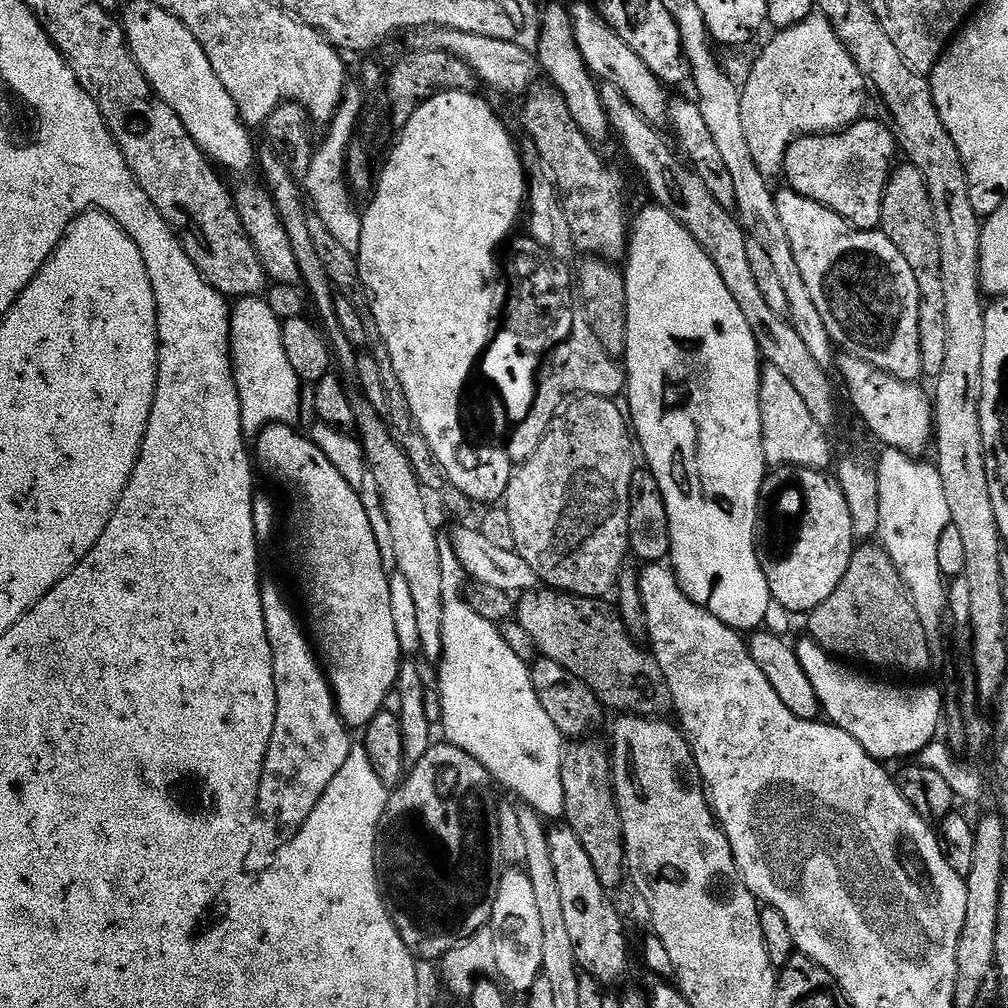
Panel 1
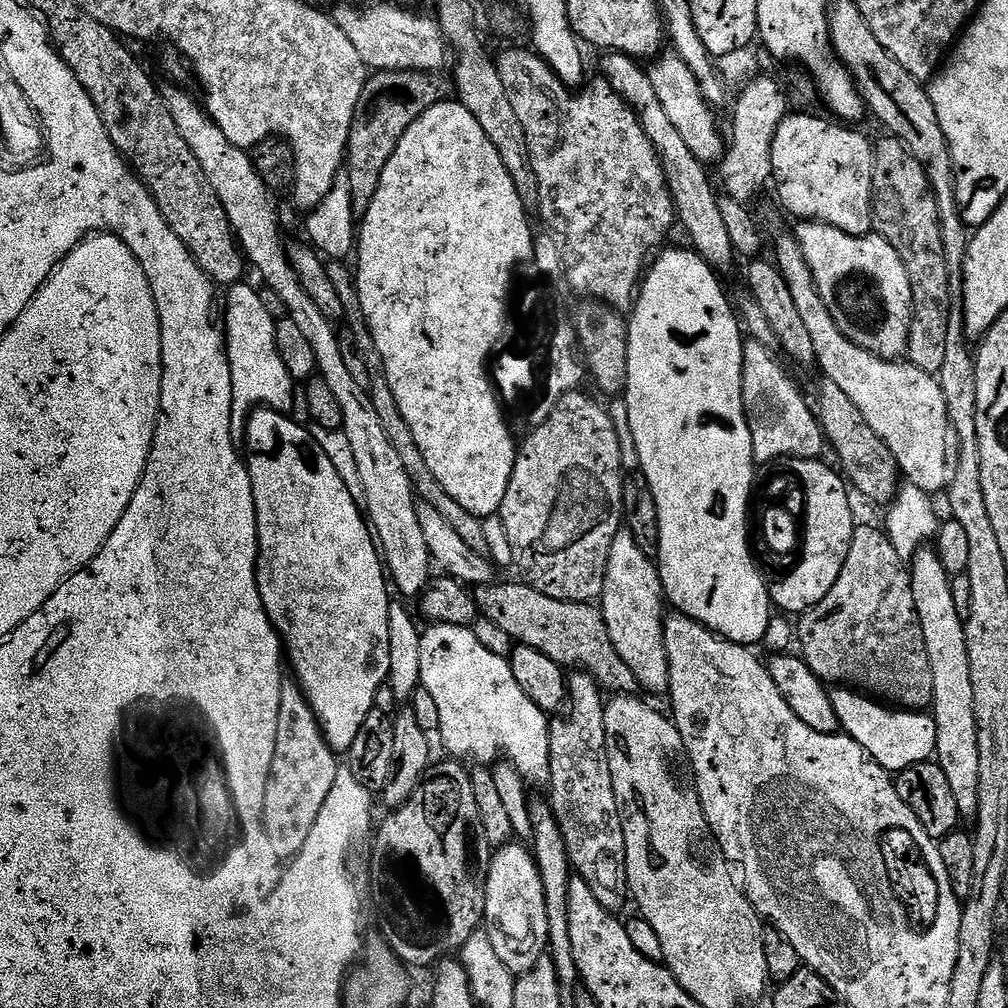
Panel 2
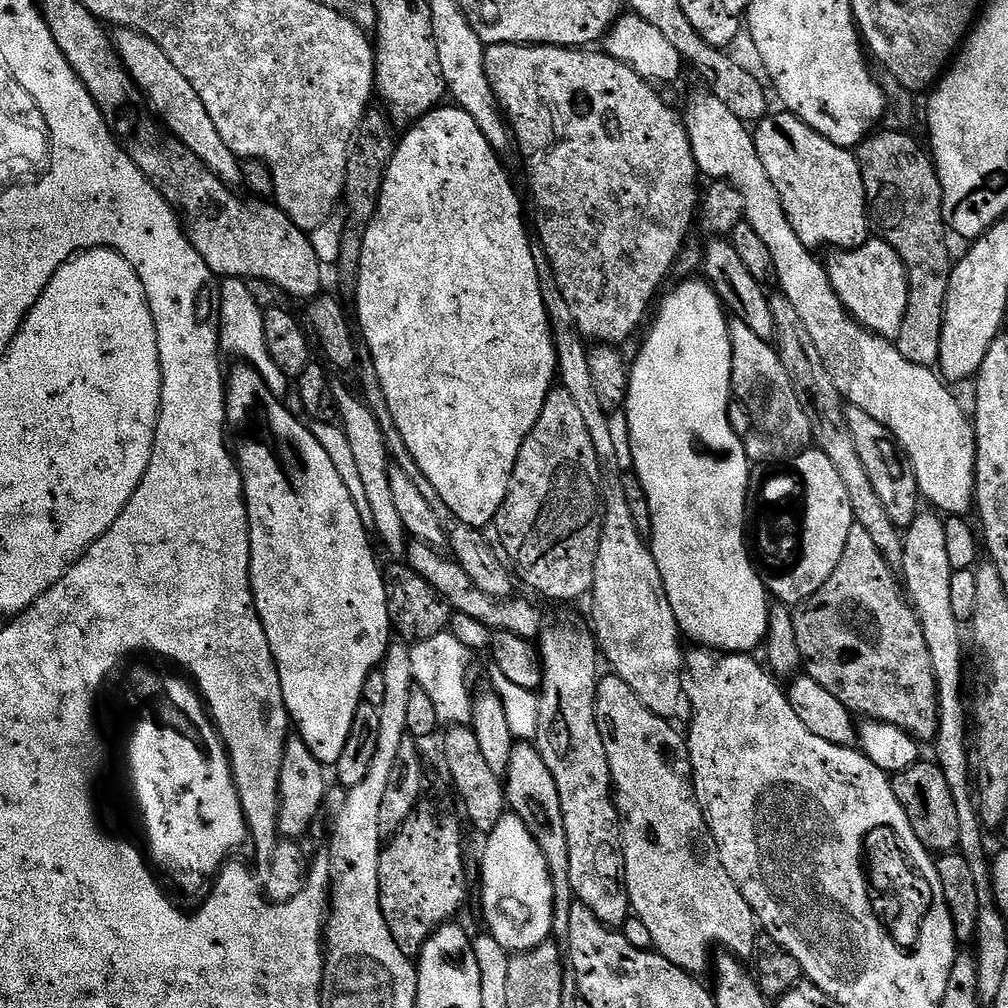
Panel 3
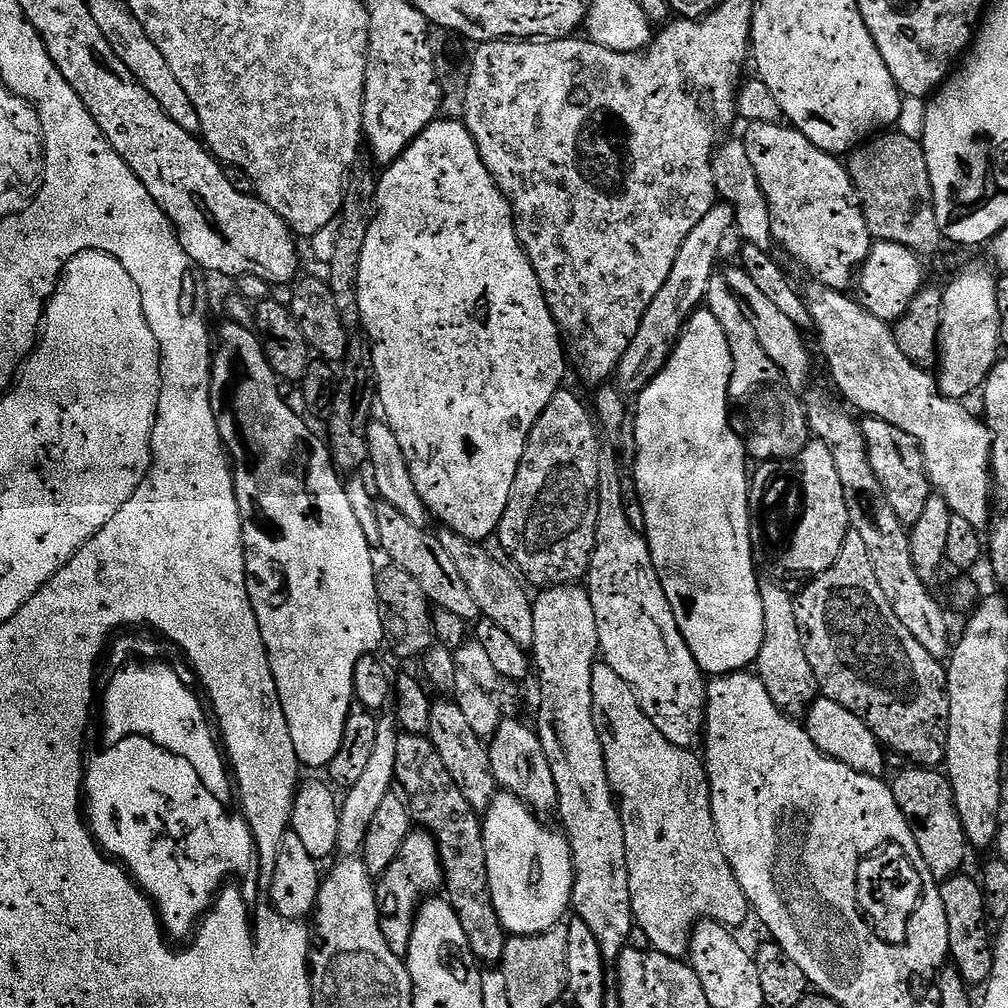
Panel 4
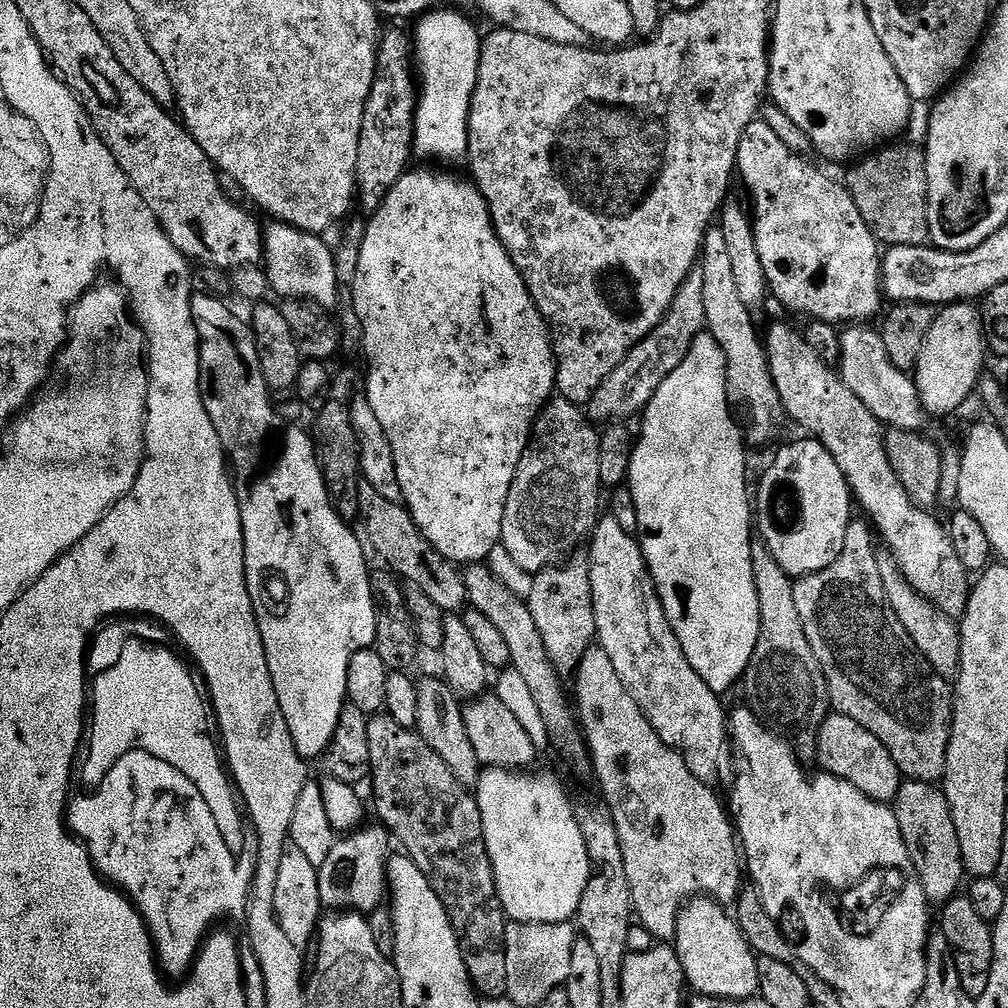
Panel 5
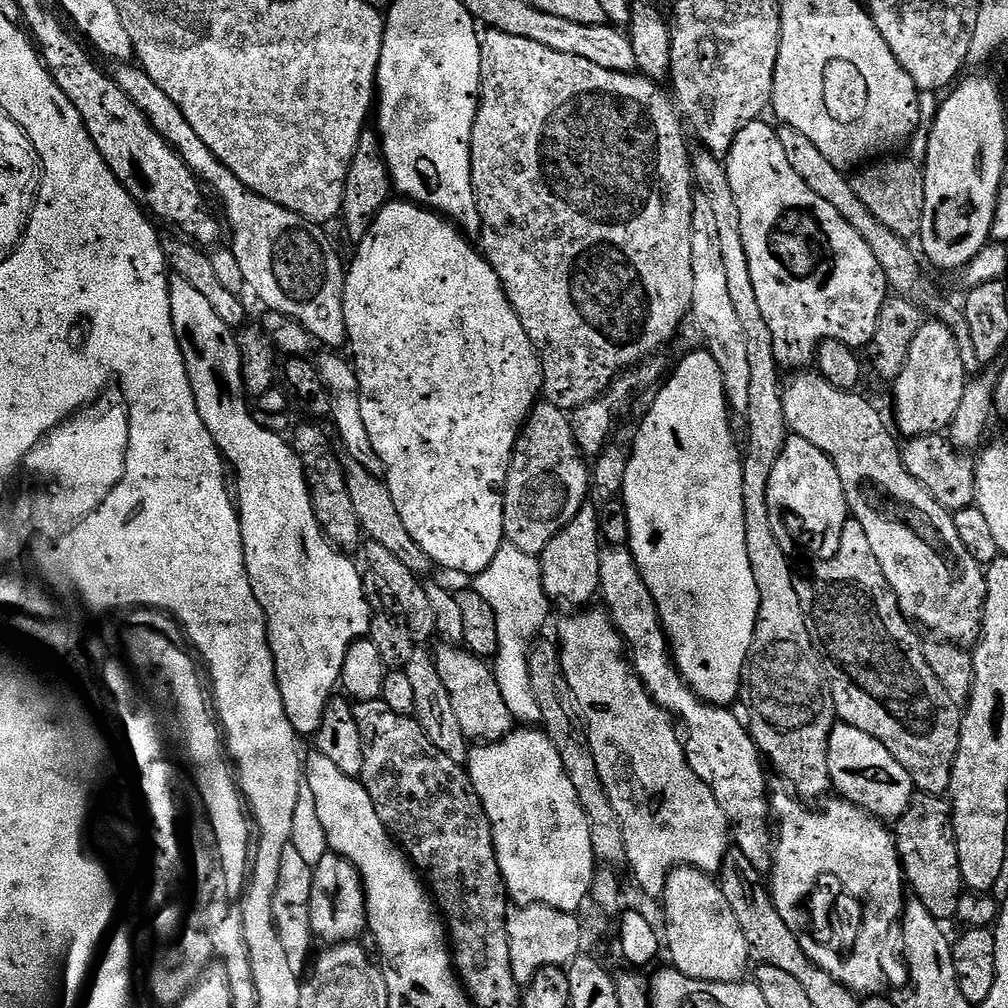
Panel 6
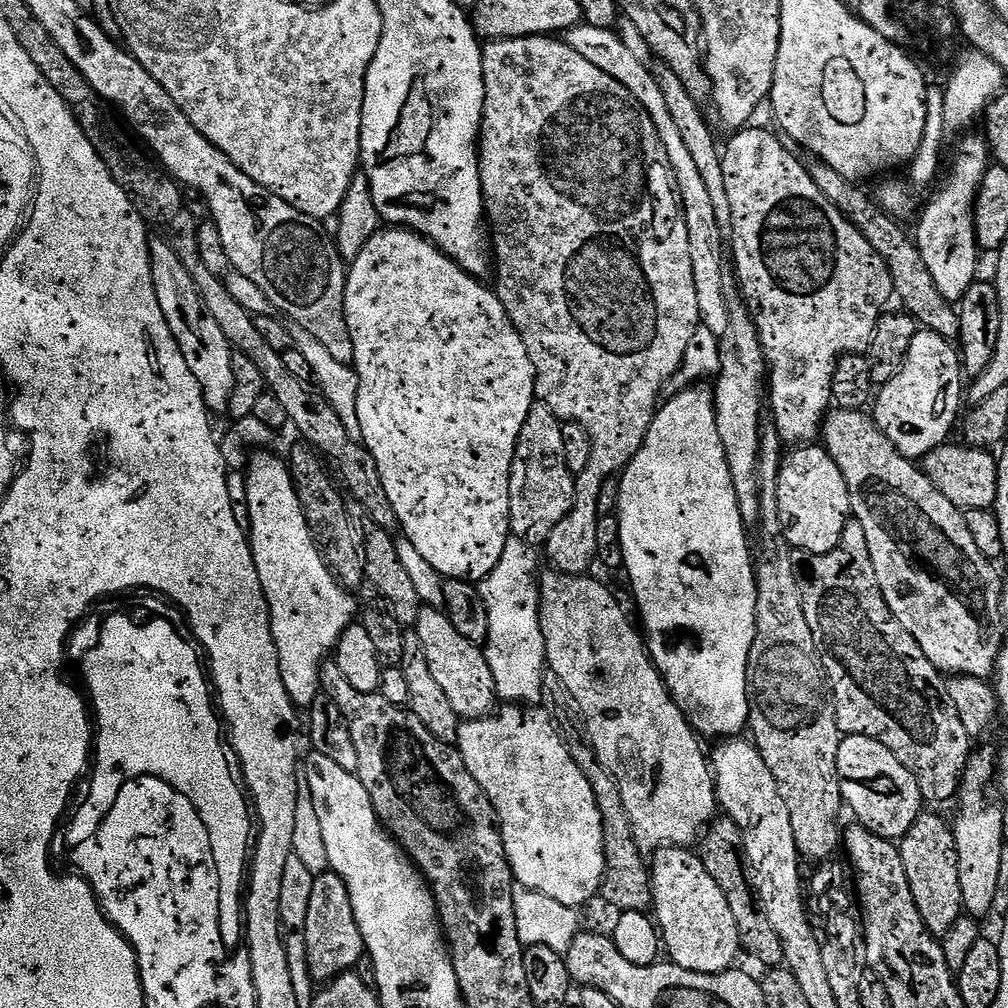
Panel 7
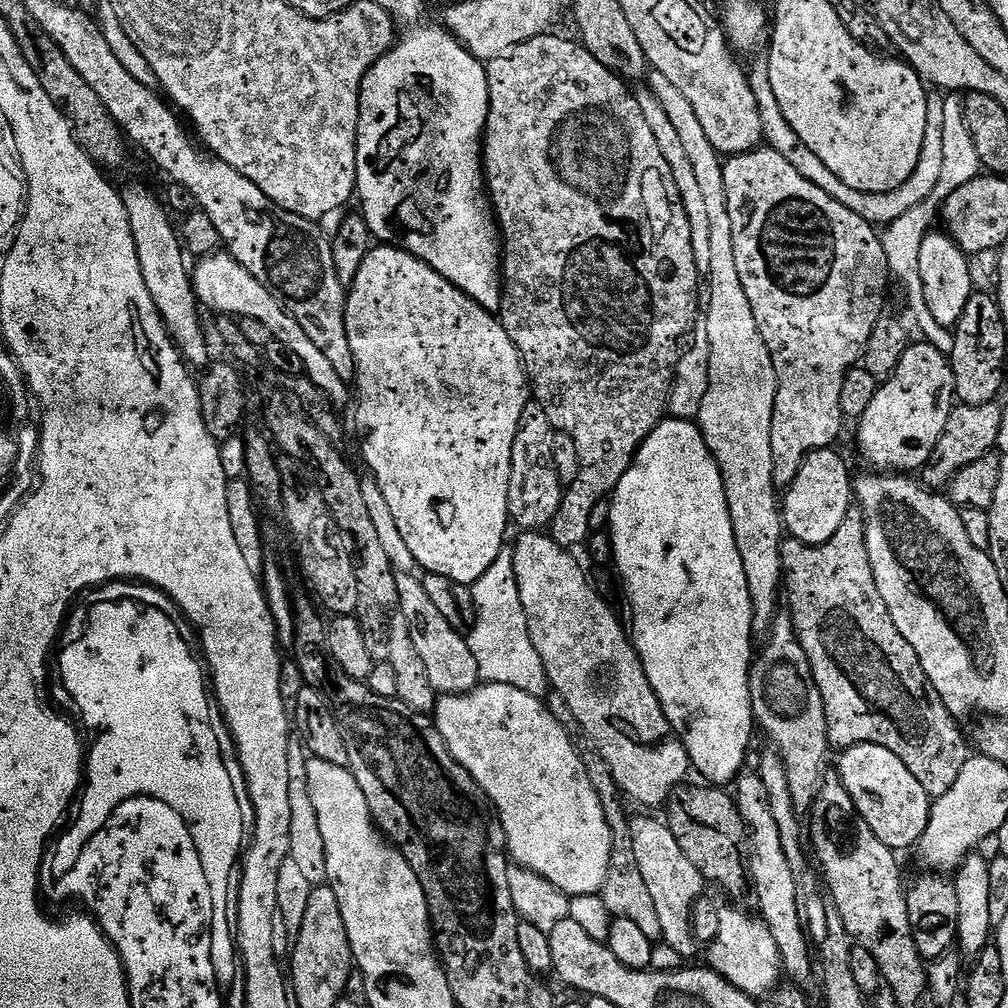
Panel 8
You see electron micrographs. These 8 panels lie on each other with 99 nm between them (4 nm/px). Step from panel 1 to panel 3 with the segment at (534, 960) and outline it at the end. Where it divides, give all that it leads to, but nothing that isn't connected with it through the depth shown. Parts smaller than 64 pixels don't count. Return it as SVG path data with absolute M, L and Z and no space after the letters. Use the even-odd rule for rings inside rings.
M505 814L498 826L487 833L484 844L484 857L480 860L480 880L484 883L484 920L488 923L487 935L496 939L509 954L529 952L539 944L549 943L554 922L554 886L546 857L534 842L534 834L515 814Z

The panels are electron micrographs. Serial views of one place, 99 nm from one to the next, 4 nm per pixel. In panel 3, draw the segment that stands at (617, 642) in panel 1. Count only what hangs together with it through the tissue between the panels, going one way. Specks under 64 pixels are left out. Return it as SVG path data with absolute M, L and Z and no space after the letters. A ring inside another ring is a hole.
M412 540L406 553L406 564L412 571L426 578L426 582L430 582L434 590L438 590L440 596L451 605L453 613L467 614L477 622L482 622L482 626L501 632L513 632L530 641L535 641L545 631L544 616L530 601L516 600L517 598L509 598L503 602L495 600L470 580L470 574L462 570L456 559L447 555L444 557L444 554L443 551L434 549L420 540Z

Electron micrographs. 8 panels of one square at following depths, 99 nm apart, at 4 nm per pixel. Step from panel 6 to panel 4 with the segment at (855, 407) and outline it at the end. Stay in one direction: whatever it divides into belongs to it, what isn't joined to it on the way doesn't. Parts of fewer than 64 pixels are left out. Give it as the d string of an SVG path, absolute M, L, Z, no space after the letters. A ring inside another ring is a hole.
M733 266L729 272L723 273L723 278L730 286L730 294L734 294L734 298L738 298L738 306L742 306L742 314L746 314L750 326L754 326L754 334L758 334L758 342L762 342L762 350L766 350L766 354L770 354L774 366L778 366L778 370L782 370L782 374L793 388L807 389L810 384L808 379L812 376L812 356L808 353L807 342L800 337L803 336L802 329L794 326L794 322L790 322L790 318L786 318L786 314L780 313L778 306L774 306L774 302L770 302L770 298L766 298L766 294L762 294L762 289L752 281L750 274L746 274L744 268Z

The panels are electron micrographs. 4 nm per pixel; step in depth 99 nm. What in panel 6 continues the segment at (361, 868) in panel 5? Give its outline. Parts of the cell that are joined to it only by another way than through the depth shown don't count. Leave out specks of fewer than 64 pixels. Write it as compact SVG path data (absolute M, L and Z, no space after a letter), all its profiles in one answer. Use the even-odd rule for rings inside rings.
M326 855L316 867L313 874L312 896L312 931L325 941L325 945L351 944L361 939L360 935L368 932L368 899L364 893L364 879L355 865L344 856Z

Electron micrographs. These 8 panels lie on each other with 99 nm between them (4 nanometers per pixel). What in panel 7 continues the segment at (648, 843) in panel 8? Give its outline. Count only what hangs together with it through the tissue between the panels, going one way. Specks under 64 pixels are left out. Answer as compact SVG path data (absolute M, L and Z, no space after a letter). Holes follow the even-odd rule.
M684 846L661 848L651 857L650 871L654 919L660 930L667 959L682 966L682 970L694 970L698 974L729 971L735 965L732 963L735 962L736 955L741 955L742 952L738 922L734 922L734 914L730 910L730 902L726 902L726 894L722 894L718 882L710 878L710 870L706 870L699 855Z

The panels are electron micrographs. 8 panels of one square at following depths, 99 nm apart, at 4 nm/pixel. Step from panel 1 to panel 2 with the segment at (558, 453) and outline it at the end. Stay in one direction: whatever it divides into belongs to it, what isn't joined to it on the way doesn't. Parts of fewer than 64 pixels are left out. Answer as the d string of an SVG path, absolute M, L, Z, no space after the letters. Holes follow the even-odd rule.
M583 391L568 392L559 402L552 405L551 412L548 413L546 422L537 424L527 433L528 436L519 445L516 453L516 465L510 474L510 486L506 486L506 498L502 498L502 506L498 513L498 520L504 523L504 536L508 539L508 548L512 551L512 556L516 559L516 564L520 567L523 579L534 590L546 594L550 598L558 598L566 602L578 602L586 604L599 601L604 589L604 575L606 574L606 562L610 558L610 546L614 546L614 538L624 524L624 503L622 502L622 486L626 475L622 462L622 434L616 429L616 424L612 421L612 416L599 404L599 399L591 400L588 396L583 396Z

